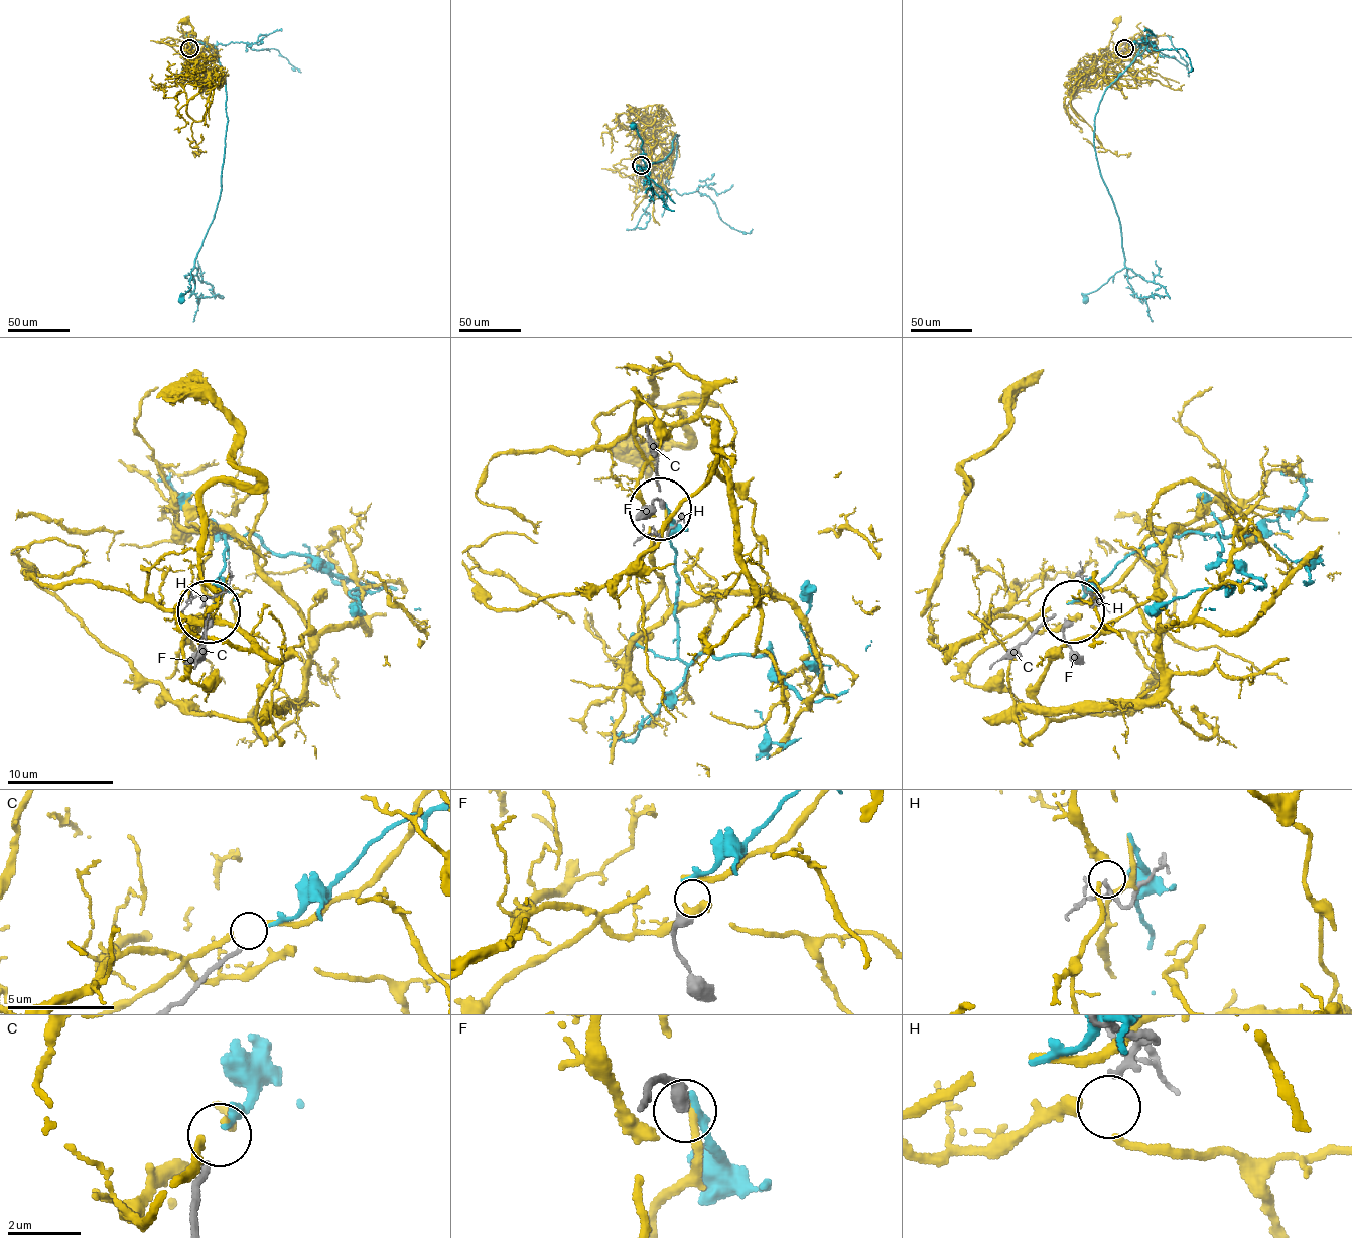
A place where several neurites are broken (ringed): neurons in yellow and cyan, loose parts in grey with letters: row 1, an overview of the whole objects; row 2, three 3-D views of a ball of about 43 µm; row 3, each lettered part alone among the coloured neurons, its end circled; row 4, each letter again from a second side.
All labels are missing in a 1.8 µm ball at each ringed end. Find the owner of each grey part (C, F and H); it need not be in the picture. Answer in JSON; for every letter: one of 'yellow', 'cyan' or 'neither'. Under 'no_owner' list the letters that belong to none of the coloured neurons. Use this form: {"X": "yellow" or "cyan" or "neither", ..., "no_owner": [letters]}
{"C": "cyan", "F": "neither", "H": "yellow", "no_owner": ["F"]}

